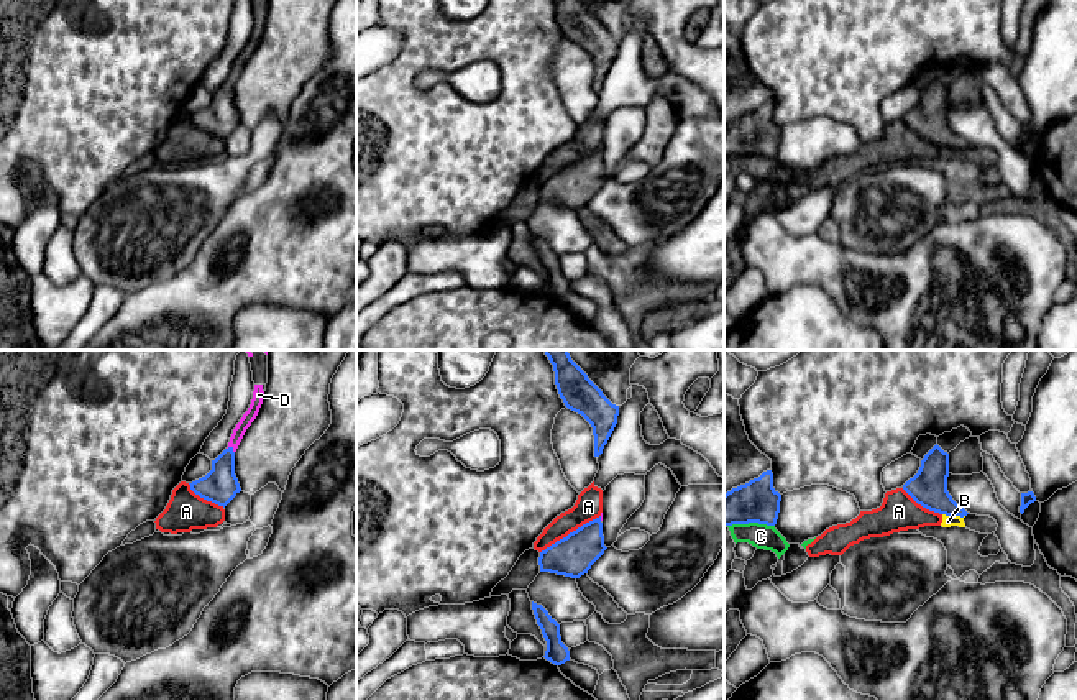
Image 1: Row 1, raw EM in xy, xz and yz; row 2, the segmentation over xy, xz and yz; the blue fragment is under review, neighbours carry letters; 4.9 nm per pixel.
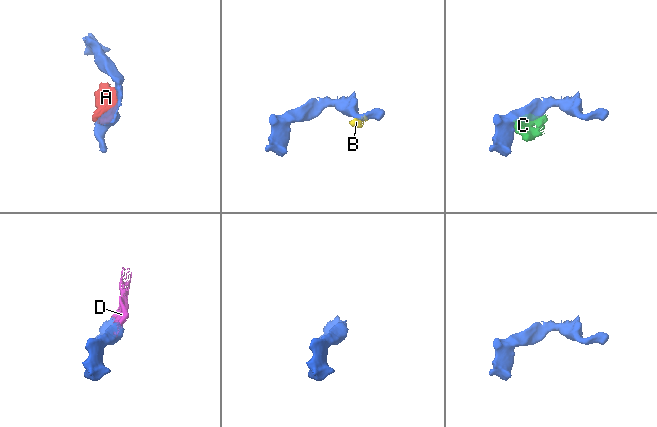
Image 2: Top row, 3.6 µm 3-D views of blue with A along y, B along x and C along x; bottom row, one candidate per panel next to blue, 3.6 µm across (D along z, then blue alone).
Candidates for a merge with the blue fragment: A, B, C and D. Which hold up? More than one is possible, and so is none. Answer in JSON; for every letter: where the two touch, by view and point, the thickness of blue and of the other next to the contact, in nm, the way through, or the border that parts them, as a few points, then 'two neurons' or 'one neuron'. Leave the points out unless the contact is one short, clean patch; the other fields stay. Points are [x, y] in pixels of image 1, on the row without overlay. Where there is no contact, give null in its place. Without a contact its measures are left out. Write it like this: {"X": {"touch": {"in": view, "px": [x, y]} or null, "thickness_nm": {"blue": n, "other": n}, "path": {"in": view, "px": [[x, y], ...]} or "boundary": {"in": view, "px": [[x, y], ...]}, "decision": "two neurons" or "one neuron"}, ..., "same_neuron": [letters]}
{"A": {"touch": {"in": "xz", "px": [570, 165]}, "thickness_nm": {"blue": 200, "other": 140}, "boundary": {"in": "xz", "px": [[600, 147], [540, 184]]}, "decision": "two neurons"}, "B": {"touch": {"in": "yz", "px": [954, 147]}, "thickness_nm": {"blue": 180, "other": 60}, "boundary": {"in": "yz", "px": [[943, 145], [964, 148]]}, "decision": "two neurons"}, "C": {"touch": {"in": "yz", "px": [751, 153]}, "thickness_nm": {"blue": 200, "other": 120}, "decision": "two neurons"}, "D": {"touch": {"in": "xy", "px": [232, 81]}, "thickness_nm": {"blue": 180, "other": 60}, "decision": "one neuron"}, "same_neuron": ["D"]}

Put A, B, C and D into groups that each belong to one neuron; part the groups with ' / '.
A B C / D

